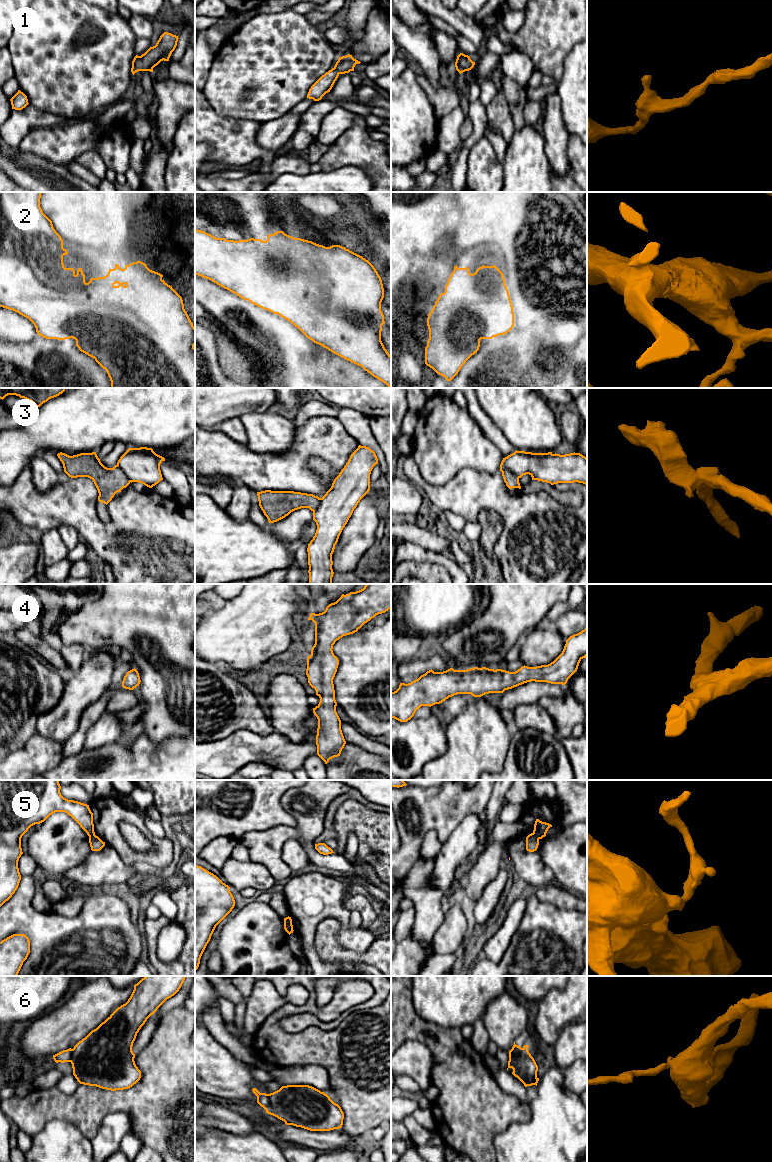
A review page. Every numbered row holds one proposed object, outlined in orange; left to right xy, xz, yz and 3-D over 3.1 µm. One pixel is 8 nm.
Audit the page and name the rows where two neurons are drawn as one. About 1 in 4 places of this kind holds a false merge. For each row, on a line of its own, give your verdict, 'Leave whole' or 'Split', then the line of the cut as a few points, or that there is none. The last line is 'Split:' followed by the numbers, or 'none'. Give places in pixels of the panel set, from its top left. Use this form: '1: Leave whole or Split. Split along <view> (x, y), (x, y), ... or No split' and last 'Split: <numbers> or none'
1: Leave whole. No split
2: Leave whole. No split
3: Split. Split along yz (501, 462), (505, 468), (518, 478)
4: Leave whole. No split
5: Split. Split along yz (532, 833), (538, 839)
6: Split. Split along yz (527, 1048), (517, 1054), (511, 1052)
Split: 3, 5, 6

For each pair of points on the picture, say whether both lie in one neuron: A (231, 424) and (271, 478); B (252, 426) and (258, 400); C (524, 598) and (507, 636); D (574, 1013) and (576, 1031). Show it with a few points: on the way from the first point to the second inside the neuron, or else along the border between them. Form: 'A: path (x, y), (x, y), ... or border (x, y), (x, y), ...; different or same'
A: border (225, 433), (246, 445); different
B: border (271, 407), (263, 411), (247, 412), (240, 417); different
C: path (515, 607), (507, 616), (507, 627); same
D: border (576, 1023), (567, 1025), (557, 1038); different

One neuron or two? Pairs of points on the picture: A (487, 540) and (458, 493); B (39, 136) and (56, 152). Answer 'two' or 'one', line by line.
A: two
B: one

